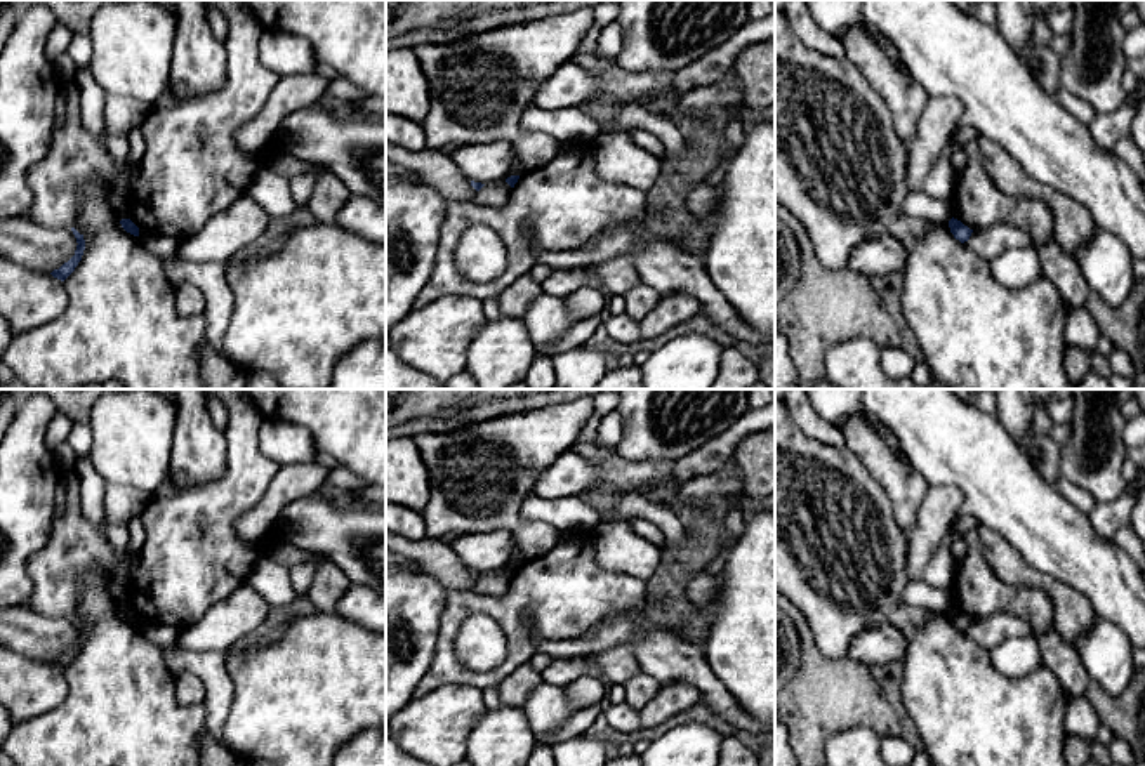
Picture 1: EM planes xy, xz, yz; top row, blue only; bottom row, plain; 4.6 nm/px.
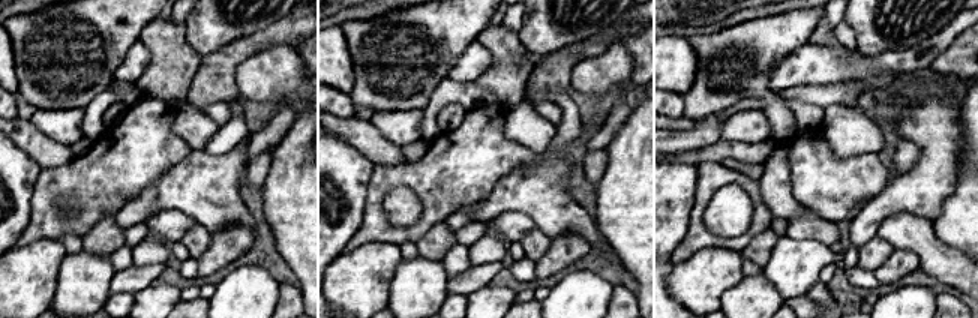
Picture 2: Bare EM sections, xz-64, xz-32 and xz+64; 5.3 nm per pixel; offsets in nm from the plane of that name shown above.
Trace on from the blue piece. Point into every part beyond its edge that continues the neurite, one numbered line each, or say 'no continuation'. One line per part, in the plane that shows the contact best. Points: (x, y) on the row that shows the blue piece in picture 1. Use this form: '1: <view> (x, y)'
no continuation

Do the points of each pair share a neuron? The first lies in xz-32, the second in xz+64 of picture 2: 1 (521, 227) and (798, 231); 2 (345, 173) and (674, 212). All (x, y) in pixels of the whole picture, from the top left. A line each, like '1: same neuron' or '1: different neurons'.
1: different neurons
2: same neuron

